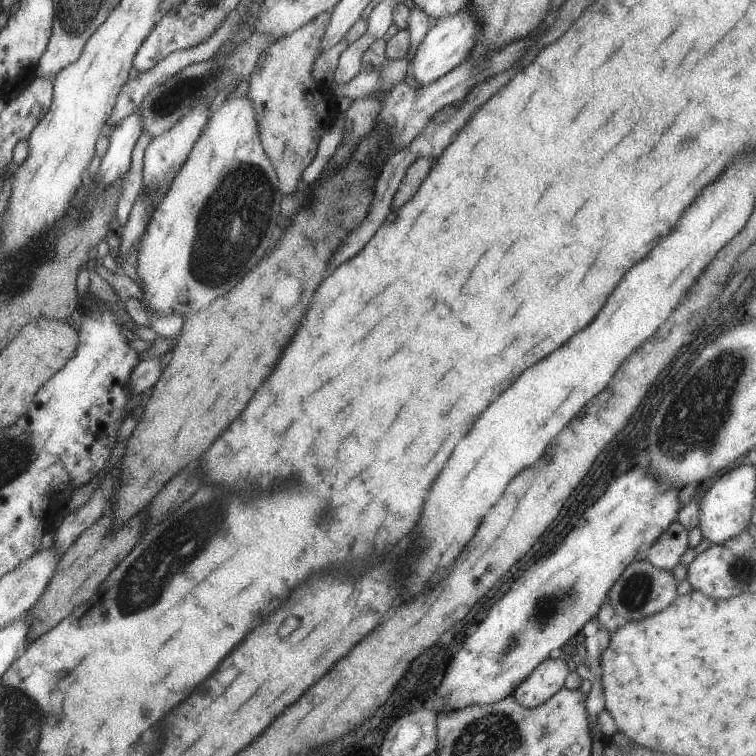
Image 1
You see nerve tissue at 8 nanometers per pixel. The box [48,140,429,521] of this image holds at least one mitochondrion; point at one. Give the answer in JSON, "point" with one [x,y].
{"point":[241,208]}

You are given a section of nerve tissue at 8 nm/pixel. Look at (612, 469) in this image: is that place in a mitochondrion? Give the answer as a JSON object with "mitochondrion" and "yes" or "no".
{"mitochondrion":"no"}

